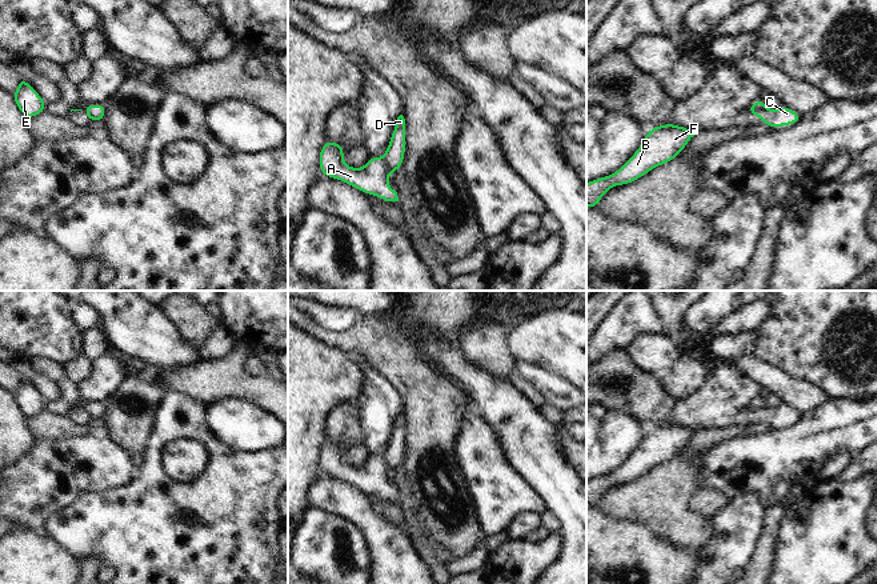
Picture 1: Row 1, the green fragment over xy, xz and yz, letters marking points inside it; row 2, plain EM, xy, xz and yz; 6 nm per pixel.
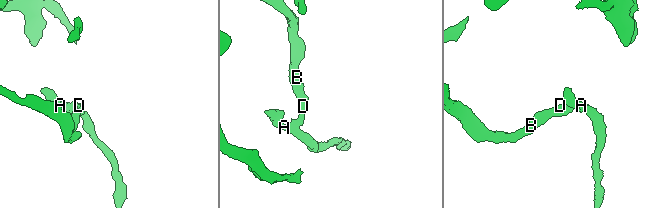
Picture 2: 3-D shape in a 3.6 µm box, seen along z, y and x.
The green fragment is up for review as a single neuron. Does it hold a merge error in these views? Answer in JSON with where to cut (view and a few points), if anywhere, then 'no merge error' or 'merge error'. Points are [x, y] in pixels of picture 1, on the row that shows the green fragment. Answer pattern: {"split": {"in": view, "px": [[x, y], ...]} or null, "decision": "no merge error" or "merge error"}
{"split": {"in": "xz", "px": [[381, 158], [388, 175]]}, "decision": "merge error"}

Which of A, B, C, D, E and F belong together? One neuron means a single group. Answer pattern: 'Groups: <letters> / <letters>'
Groups: A C E / B D F.

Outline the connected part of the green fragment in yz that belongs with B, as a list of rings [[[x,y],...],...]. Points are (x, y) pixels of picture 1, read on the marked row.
[[[673,123],[650,128],[640,148],[618,171],[586,183],[586,207],[597,208],[612,187],[632,184],[653,168],[670,163],[696,133]]]

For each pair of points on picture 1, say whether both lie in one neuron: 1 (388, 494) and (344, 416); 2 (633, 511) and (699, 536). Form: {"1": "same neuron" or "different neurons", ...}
{"1": "different neurons", "2": "same neuron"}

